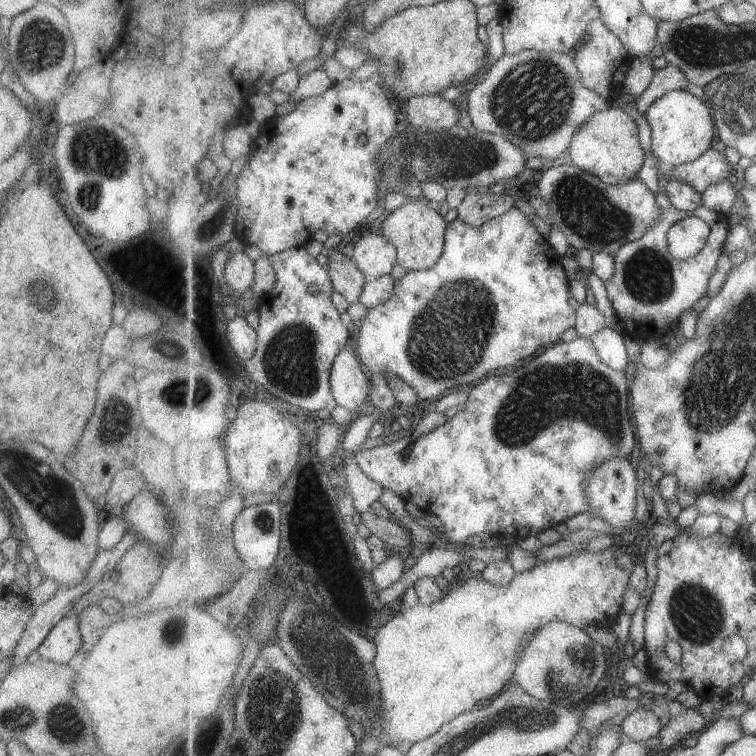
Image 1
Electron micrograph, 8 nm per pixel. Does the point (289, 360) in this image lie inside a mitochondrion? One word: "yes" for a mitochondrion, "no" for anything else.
yes

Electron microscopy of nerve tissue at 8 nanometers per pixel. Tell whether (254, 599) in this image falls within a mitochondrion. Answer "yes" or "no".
no

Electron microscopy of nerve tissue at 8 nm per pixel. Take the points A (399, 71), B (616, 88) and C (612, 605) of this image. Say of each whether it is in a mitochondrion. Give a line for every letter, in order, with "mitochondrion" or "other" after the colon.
A: mitochondrion
B: other
C: other

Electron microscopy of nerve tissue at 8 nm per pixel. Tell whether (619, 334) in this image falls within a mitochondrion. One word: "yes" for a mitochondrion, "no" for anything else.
no

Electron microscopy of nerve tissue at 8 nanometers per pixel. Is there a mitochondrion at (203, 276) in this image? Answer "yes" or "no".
no

